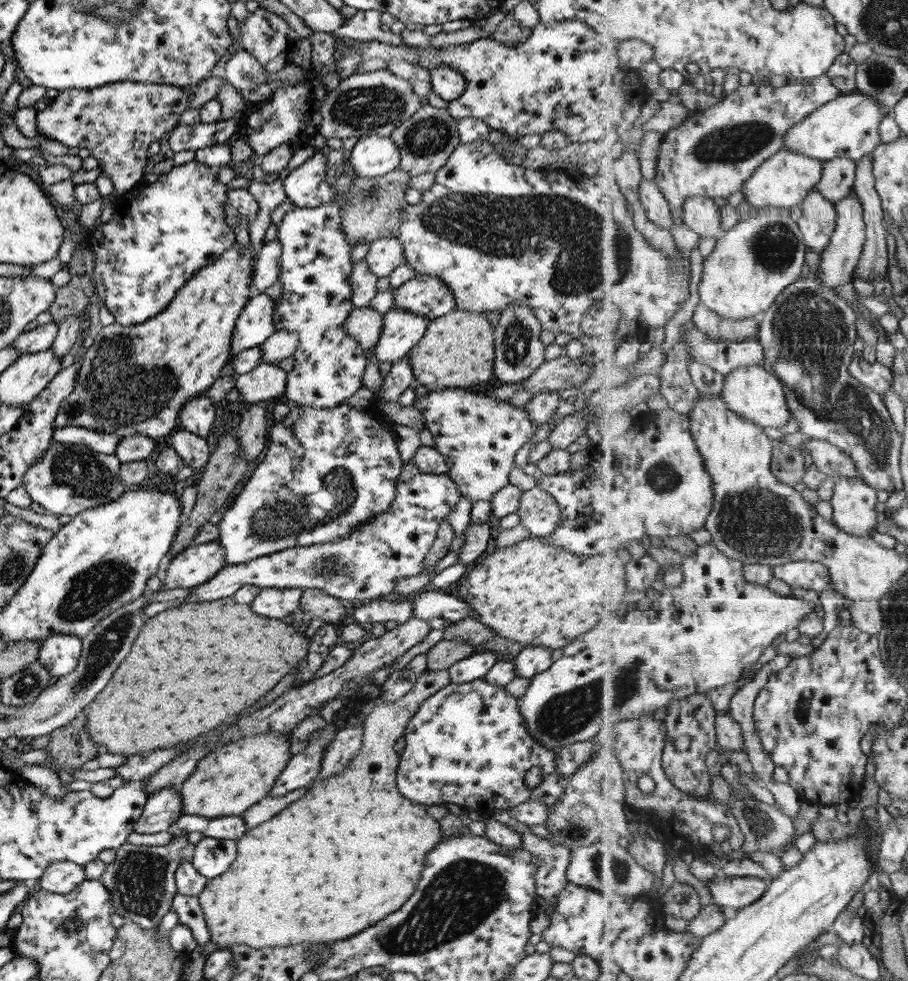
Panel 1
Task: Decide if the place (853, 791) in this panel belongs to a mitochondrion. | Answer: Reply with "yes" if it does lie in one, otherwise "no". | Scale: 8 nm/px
no

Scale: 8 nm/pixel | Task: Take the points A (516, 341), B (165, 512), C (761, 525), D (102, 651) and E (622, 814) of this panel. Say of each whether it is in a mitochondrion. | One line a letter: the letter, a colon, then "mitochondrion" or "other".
A: mitochondrion
B: other
C: mitochondrion
D: mitochondrion
E: other

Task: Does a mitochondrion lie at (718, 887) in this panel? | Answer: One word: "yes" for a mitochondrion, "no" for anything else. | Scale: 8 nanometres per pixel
no

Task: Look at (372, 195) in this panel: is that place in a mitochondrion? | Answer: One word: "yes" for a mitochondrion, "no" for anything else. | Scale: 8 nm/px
yes

